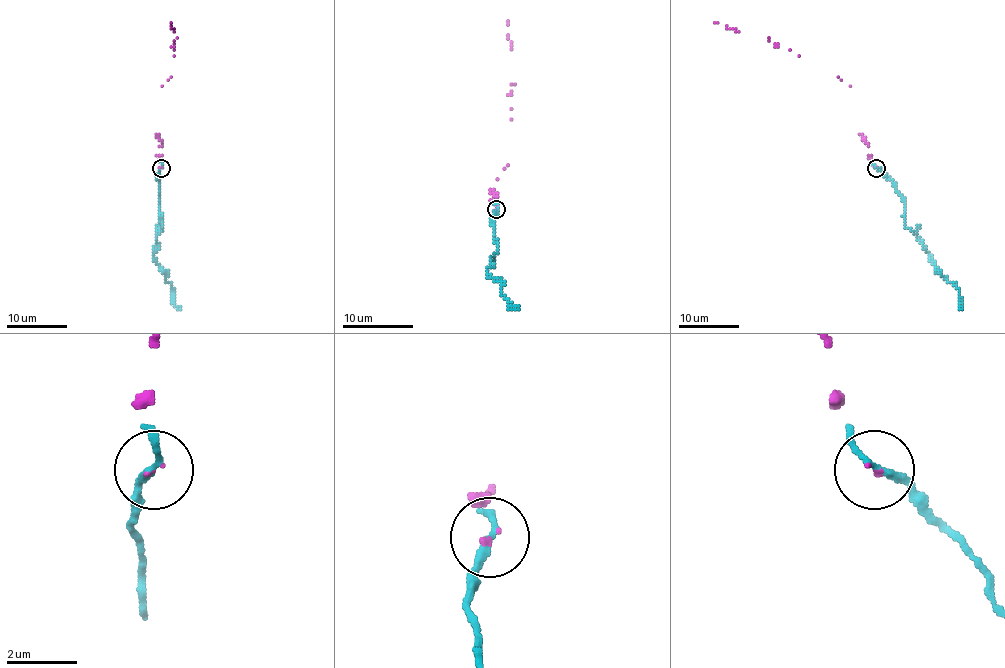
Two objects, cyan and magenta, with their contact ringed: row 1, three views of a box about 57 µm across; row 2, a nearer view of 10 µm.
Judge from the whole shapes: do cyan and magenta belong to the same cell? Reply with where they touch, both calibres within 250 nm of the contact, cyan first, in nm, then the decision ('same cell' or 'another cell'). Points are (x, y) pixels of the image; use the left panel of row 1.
place (161, 168); calibres 190 and 70 nm; same cell

